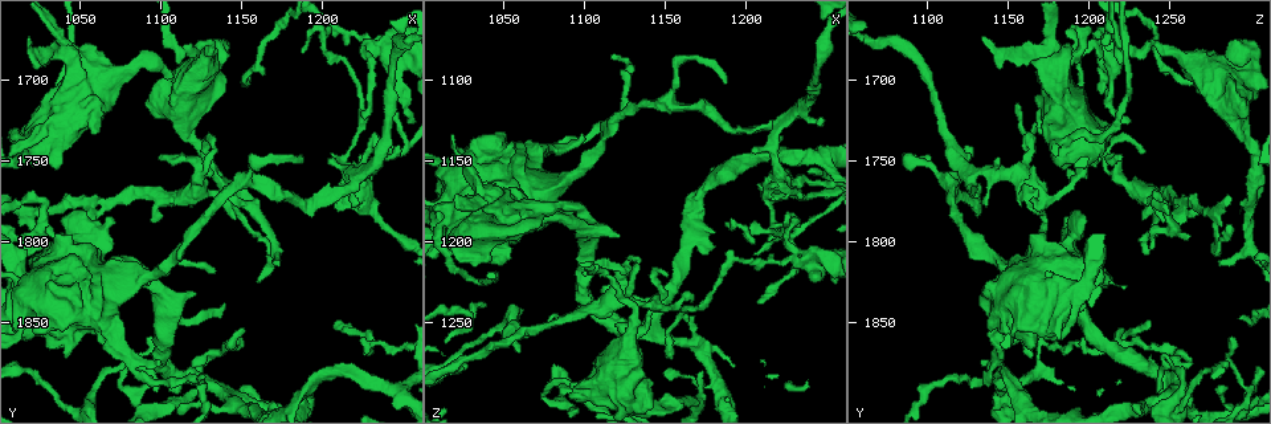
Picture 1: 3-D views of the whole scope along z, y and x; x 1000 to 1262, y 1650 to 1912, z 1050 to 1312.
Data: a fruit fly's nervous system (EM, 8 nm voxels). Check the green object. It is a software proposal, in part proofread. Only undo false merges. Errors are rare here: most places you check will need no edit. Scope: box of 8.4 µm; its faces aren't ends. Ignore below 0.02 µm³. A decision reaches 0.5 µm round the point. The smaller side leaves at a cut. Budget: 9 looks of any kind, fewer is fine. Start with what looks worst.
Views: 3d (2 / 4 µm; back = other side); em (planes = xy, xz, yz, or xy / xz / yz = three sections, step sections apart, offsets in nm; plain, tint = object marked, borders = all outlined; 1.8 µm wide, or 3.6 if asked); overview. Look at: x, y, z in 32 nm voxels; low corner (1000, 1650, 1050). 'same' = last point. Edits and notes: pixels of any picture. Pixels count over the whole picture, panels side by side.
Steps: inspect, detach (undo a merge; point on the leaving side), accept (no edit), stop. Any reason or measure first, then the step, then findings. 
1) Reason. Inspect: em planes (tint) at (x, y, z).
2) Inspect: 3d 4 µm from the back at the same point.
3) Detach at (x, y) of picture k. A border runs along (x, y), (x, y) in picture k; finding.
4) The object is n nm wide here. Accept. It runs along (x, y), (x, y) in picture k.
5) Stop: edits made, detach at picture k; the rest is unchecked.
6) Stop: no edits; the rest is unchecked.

Small branch off a trunk. Inspect: 3d 4 µm at (1228, 1678, 1206).

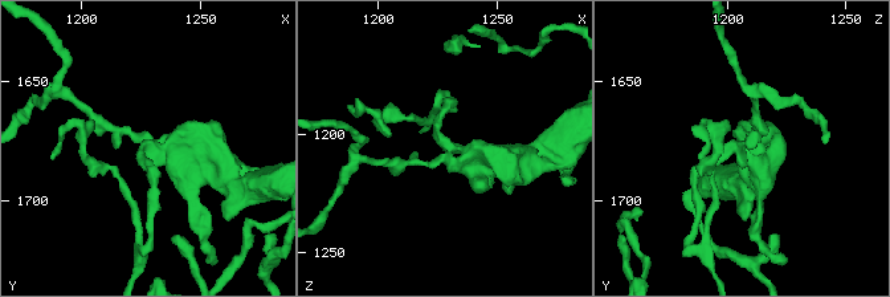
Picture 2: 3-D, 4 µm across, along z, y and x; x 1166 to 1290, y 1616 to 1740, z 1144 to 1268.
3 arms meet here; now the EM. Inspect: em planes (tint) at (1230, 1677, 1206).

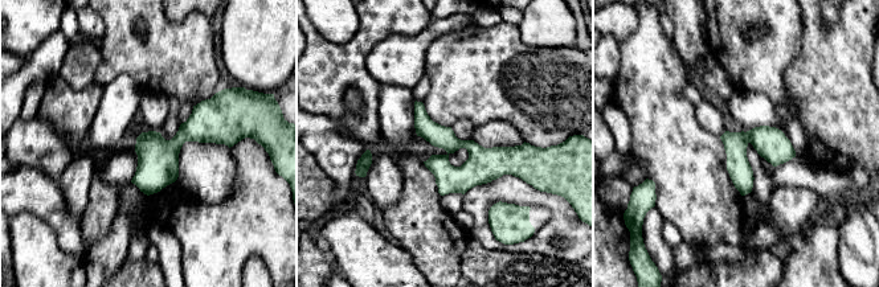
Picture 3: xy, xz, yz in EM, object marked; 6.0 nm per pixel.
Accept. It runs along (417, 105), (440, 136), (481, 156), (524, 151) in picture 3; continuous, no second neuron.

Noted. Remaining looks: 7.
Abrupt turn. Inspect: em yz step 4 (tint) at (1226, 1764, 1166).

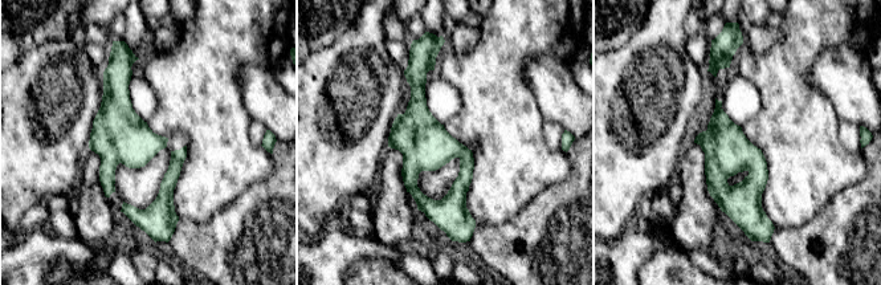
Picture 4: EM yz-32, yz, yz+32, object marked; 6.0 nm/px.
Another direction. Inspect: em planes (borders) at the same point.

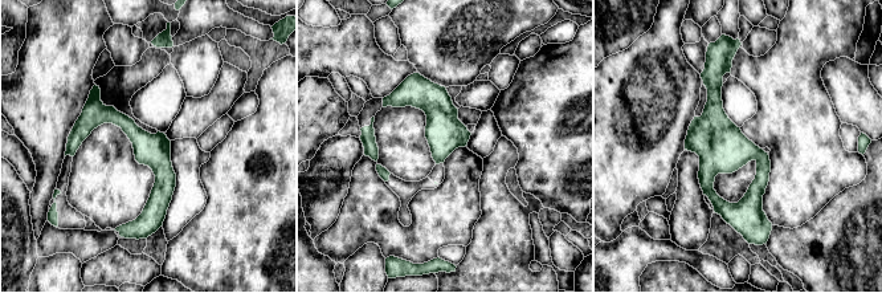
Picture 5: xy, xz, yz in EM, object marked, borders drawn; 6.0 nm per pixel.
Accept. It runs along (727, 66), (714, 78), (709, 191), (735, 224) in picture 5; continuous, no second neuron.

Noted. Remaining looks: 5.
Three arms meet. Inspect: em xz step 16 (plain) at (1036, 1678, 1172).

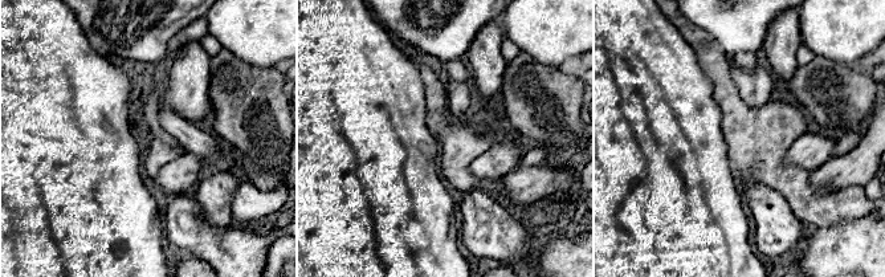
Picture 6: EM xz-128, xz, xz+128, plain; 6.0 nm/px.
With the object marked. Inspect: em xz step 16 (tint) at the same point.

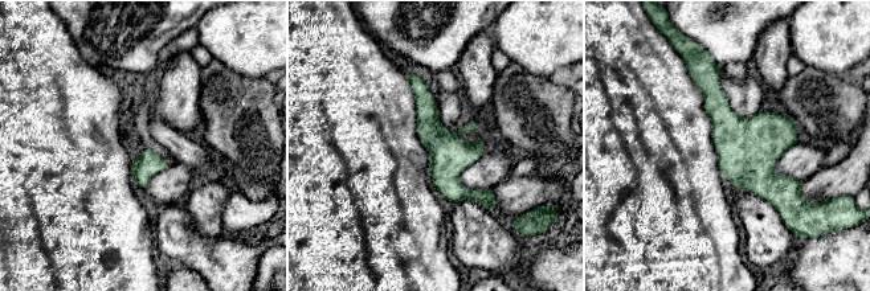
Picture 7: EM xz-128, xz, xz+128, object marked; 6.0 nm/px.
Accept. It runs along (412, 78), (448, 177), (491, 204) in picture 7; one neuron here.

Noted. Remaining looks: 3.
Sharp bend. Inspect: em planes (tint) at (1124, 1874, 1254).

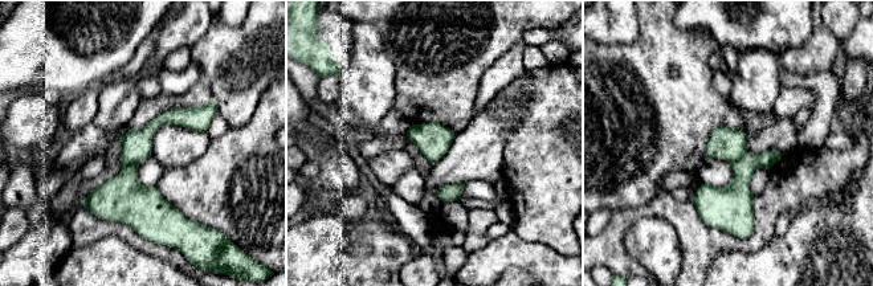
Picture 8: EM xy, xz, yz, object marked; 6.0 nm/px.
Accept. One neuron here.

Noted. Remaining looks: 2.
Stop: no edits; the rest is unchecked.

